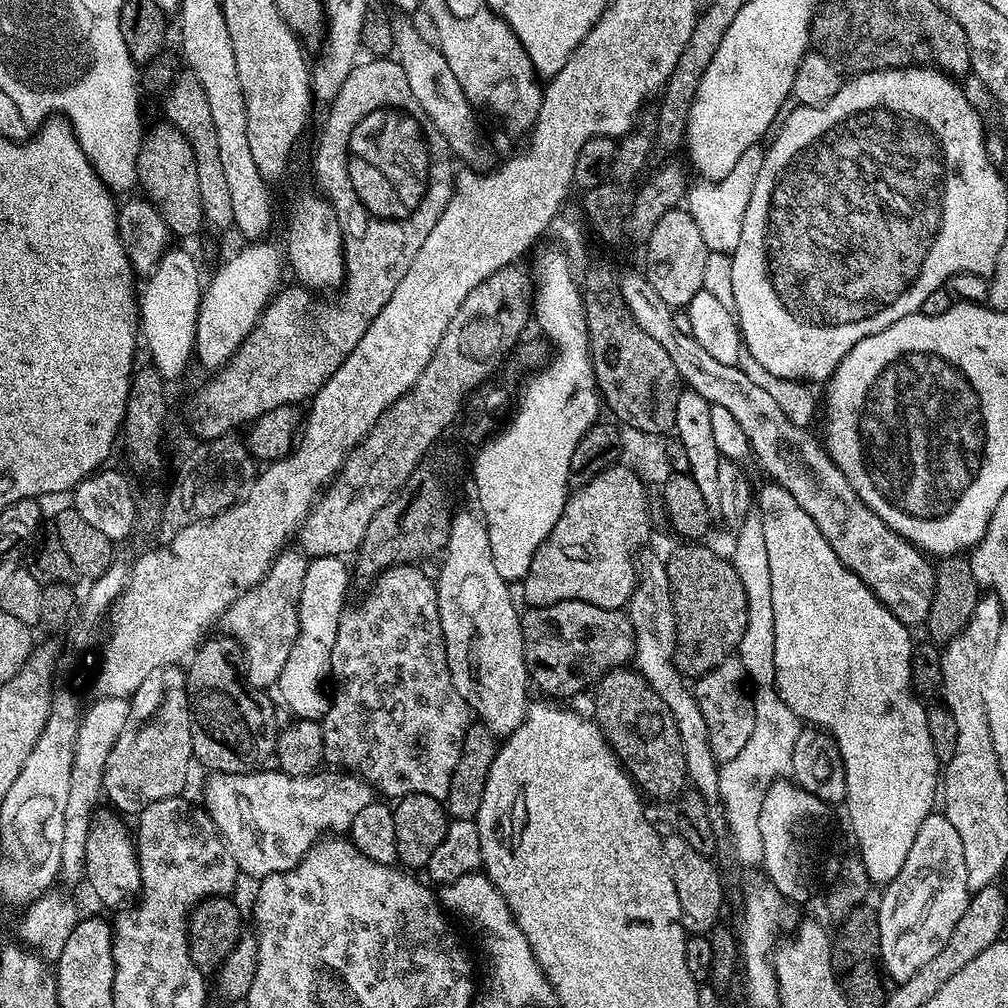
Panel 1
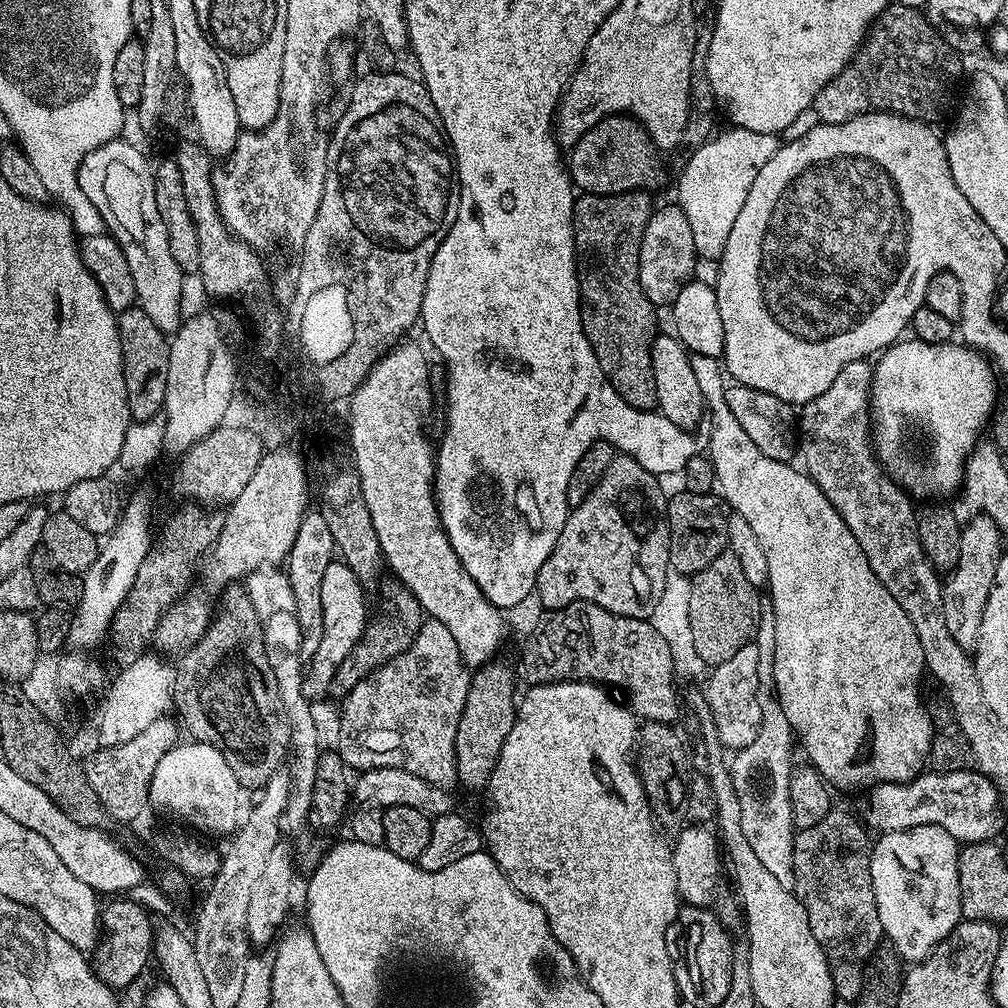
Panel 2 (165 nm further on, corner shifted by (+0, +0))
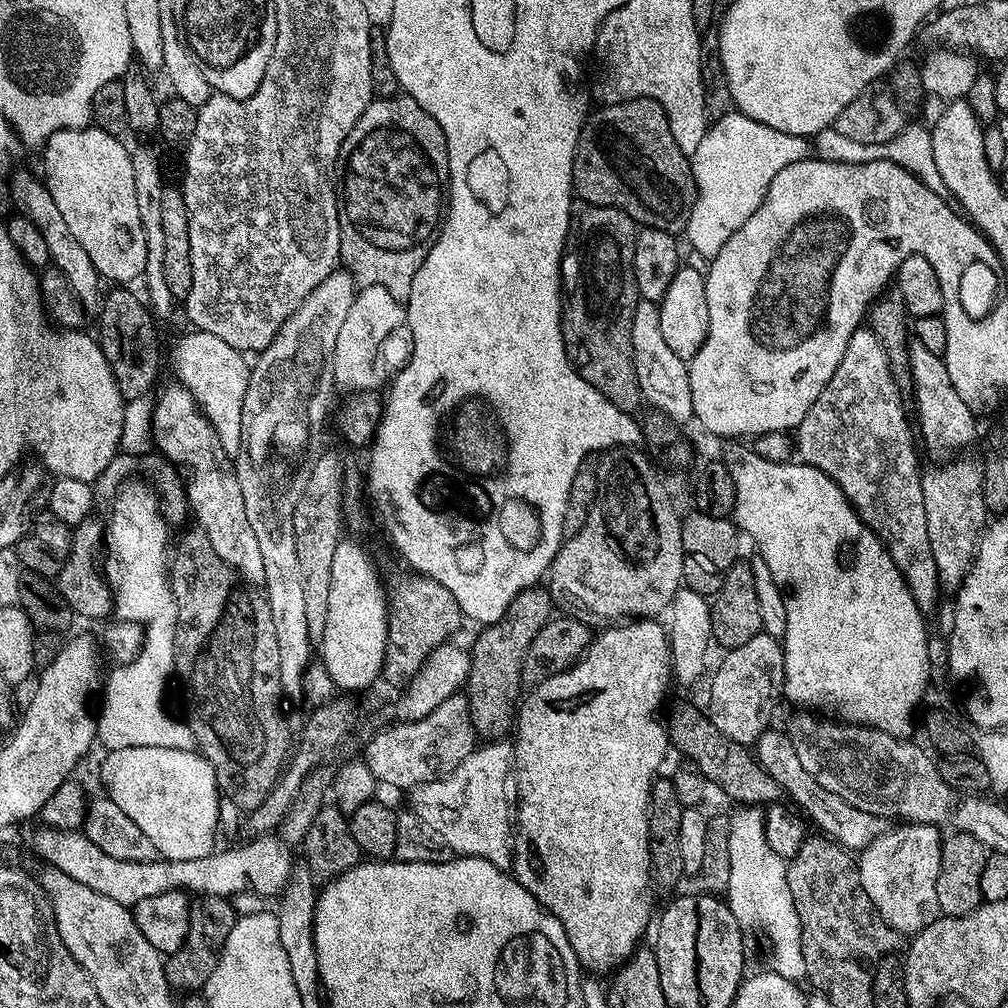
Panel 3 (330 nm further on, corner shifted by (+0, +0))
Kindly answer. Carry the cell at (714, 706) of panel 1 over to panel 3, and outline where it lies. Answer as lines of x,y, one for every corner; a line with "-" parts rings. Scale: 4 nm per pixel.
759,632
750,642
742,642
742,646
729,648
723,653
724,661
716,668
712,681
707,685
710,690
706,715
709,722
728,740
745,746
755,745
762,733
769,731
772,715
776,712
776,703
782,700
784,691
784,649
781,641
775,636

